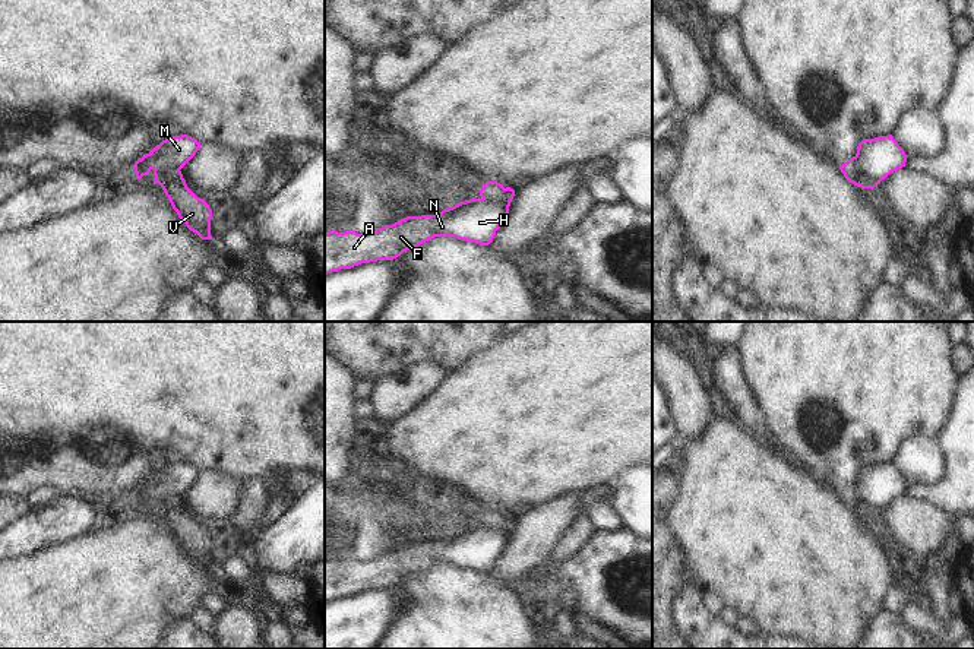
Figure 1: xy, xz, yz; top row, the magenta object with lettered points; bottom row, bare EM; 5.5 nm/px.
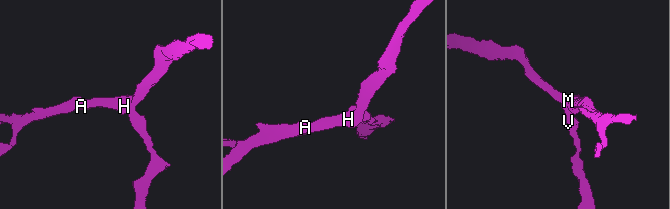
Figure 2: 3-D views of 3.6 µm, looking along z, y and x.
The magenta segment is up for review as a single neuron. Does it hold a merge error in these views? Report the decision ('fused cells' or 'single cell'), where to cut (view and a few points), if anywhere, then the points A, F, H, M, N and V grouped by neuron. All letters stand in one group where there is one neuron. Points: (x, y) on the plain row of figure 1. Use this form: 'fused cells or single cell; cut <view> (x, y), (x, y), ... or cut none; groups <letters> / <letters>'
fused cells; cut xz (506, 516), (502, 528), (483, 526); groups A F H M N / V

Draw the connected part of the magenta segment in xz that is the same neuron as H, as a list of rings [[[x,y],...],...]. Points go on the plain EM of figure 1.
[[[506,515],[503,529],[469,526],[440,541],[407,544],[369,561],[335,557],[325,561],[325,602],[361,591],[393,588],[434,564],[455,564],[488,573],[509,541],[515,517]]]

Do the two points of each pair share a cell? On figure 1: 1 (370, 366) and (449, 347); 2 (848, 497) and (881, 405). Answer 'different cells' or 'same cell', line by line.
1: same cell
2: same cell

